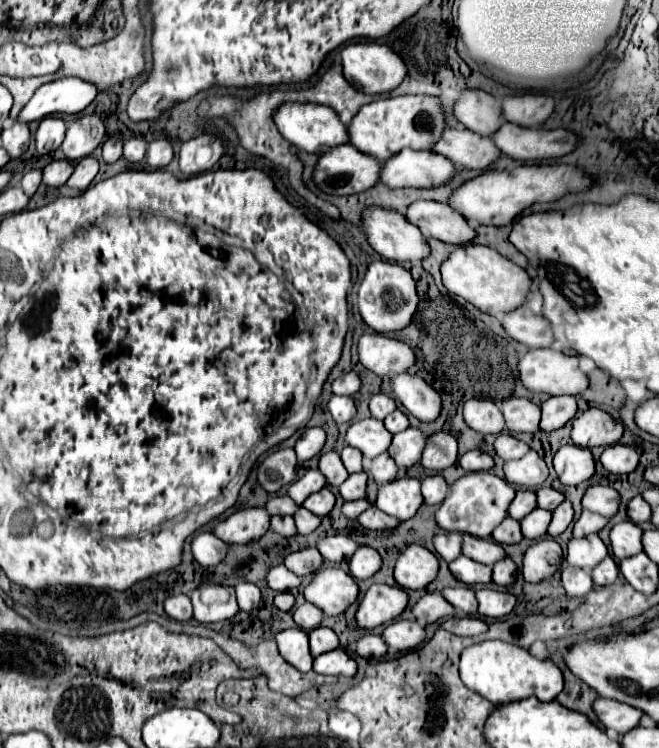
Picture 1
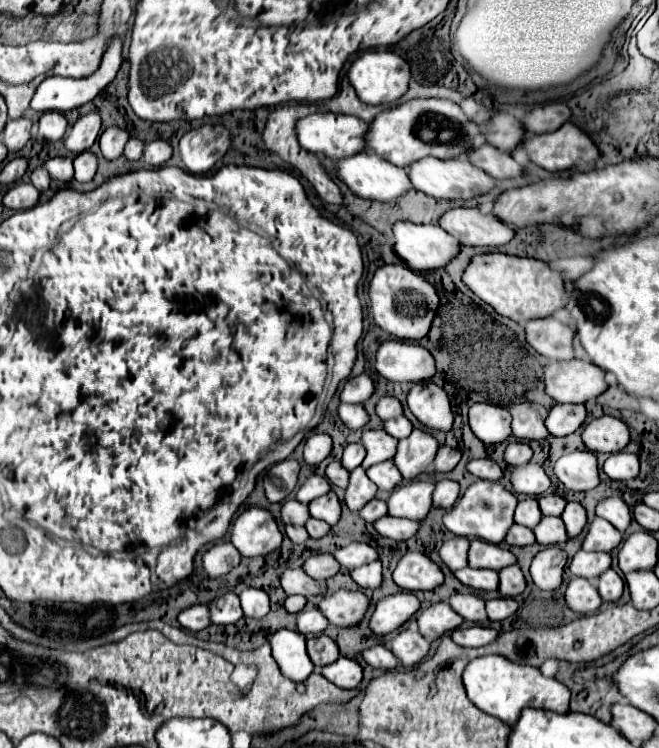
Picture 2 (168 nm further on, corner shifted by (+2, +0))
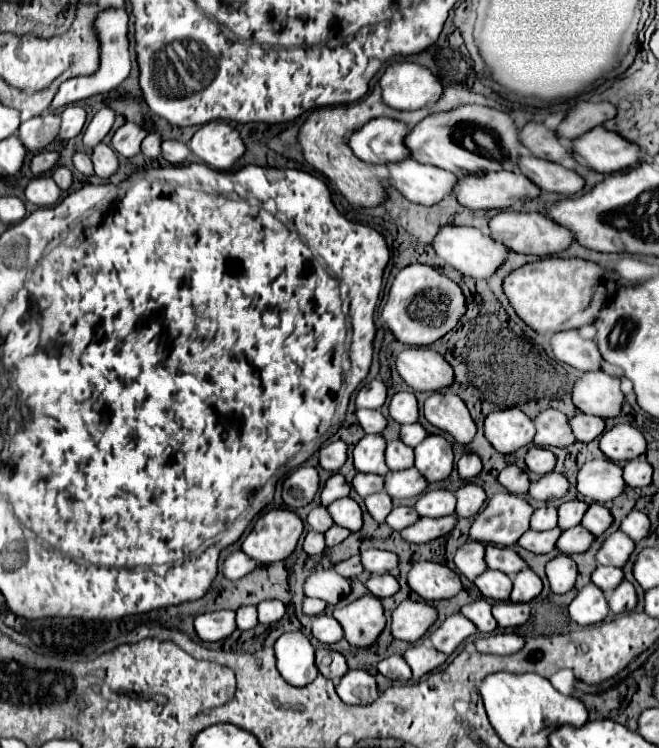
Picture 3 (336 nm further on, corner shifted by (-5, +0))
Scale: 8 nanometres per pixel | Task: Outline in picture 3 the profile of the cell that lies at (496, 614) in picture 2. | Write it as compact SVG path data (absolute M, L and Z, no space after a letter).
M497 601L493 603L493 617L501 627L517 627L529 619L531 605L529 603L513 603L513 601Z

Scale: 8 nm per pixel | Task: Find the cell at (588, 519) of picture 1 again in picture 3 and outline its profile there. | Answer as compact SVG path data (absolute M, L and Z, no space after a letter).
M615 531L601 543L601 549L597 551L597 563L623 567L629 555L633 553L633 549L635 549L635 543L629 537L625 537L625 533Z

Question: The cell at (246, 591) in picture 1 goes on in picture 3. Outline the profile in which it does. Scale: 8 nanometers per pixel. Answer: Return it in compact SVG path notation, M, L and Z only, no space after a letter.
M267 599L267 601L261 601L257 605L257 613L259 613L259 623L271 625L271 623L279 621L285 615L285 605L281 601Z

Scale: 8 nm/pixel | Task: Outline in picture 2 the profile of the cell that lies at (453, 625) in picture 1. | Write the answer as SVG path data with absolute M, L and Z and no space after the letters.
M472 625L472 627L462 627L456 629L452 633L454 643L462 645L462 647L482 647L488 645L492 641L496 641L498 631L492 627L480 627L480 625Z

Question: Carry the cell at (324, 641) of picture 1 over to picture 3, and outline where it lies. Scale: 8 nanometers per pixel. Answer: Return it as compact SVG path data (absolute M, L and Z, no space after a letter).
M321 647L315 651L315 665L319 673L331 681L339 681L349 669L345 663L345 657L339 651L333 651L327 647Z

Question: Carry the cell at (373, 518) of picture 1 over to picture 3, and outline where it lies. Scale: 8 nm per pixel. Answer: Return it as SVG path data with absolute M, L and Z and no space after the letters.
M455 515L439 517L439 519L419 517L413 525L409 525L405 531L401 531L401 537L409 543L427 543L427 541L433 541L433 539L449 533L453 527L455 527Z

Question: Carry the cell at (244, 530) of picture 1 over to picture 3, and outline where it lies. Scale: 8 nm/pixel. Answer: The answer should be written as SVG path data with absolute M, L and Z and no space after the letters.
M271 509L263 513L241 549L257 563L275 563L287 559L303 533L303 521L289 509Z

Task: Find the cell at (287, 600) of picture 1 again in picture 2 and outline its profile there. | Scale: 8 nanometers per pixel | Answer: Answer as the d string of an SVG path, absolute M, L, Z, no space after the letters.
M292 595L292 597L286 597L286 611L288 613L298 613L298 611L302 611L304 609L304 605L308 603L308 599L306 597L302 597L302 595Z

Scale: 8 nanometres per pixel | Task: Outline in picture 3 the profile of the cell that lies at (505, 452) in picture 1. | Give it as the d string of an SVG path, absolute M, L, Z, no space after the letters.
M533 445L533 447L529 447L529 451L525 455L525 463L527 463L529 471L533 471L537 475L543 475L543 473L553 471L553 467L555 467L555 455L549 449Z

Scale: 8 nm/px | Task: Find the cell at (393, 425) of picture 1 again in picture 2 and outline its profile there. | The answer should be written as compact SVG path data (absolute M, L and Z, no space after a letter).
M404 415L384 423L384 431L386 431L386 433L390 433L392 437L396 437L396 439L404 439L404 437L408 437L408 435L412 433L412 429L414 429L414 427L412 427L412 423L410 423Z

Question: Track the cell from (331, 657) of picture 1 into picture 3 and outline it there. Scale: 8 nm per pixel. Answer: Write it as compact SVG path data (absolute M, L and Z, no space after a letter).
M349 669L337 681L337 695L349 705L367 705L377 699L375 677L363 669Z

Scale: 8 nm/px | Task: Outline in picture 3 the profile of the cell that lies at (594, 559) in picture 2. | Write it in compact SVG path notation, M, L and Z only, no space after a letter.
M597 565L595 571L591 573L591 581L607 595L613 587L619 585L619 581L623 579L623 571L619 567L605 567L605 565Z

